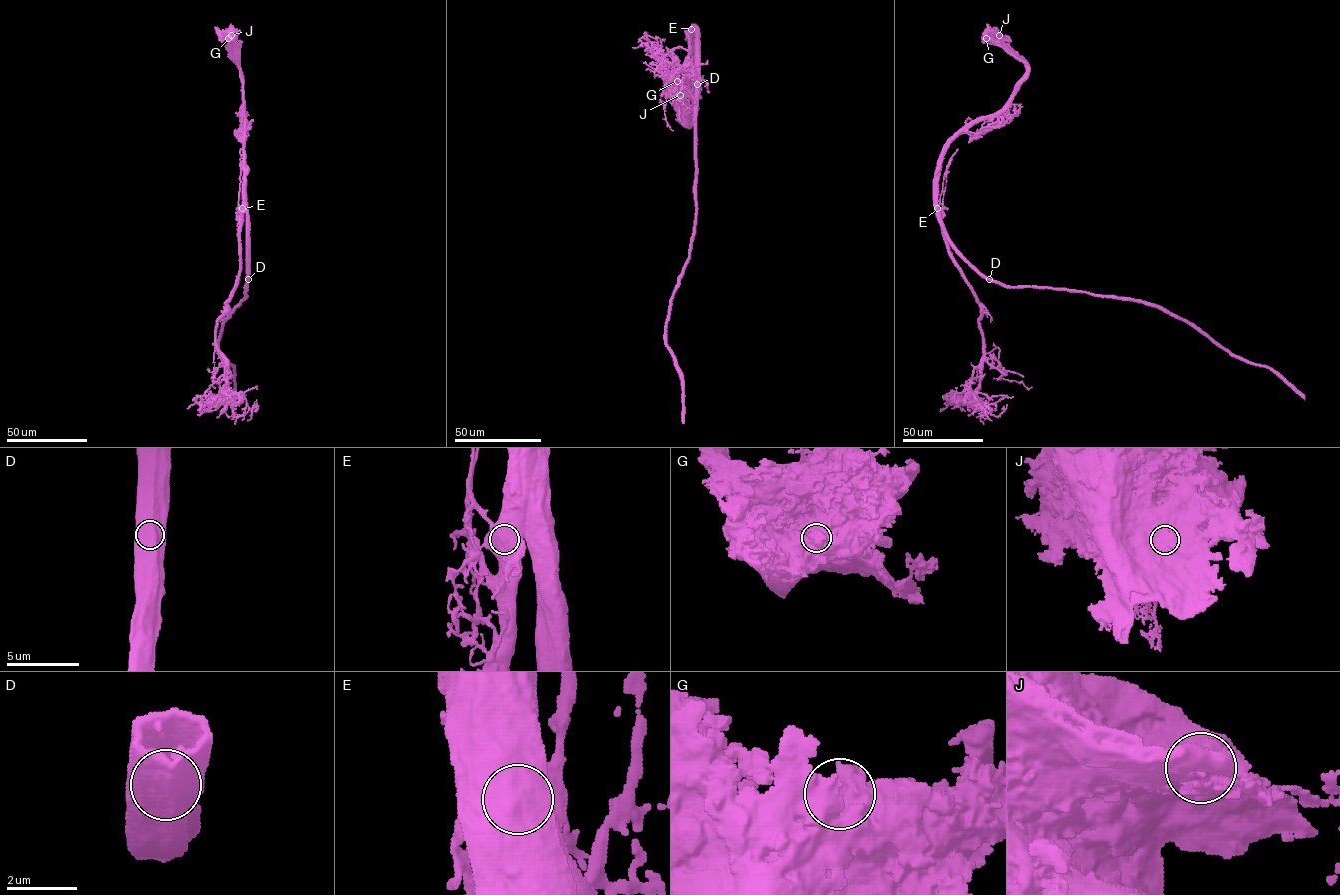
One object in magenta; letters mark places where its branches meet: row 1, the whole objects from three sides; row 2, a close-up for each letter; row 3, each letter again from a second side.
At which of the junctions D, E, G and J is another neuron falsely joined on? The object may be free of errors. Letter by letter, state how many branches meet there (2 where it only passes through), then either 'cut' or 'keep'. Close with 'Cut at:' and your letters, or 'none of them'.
D: 1 branches meet; keep
E: 1 branches meet; keep
G: 1 branches meet; keep
J: 1 branches meet; keep
Cut at: none of them

